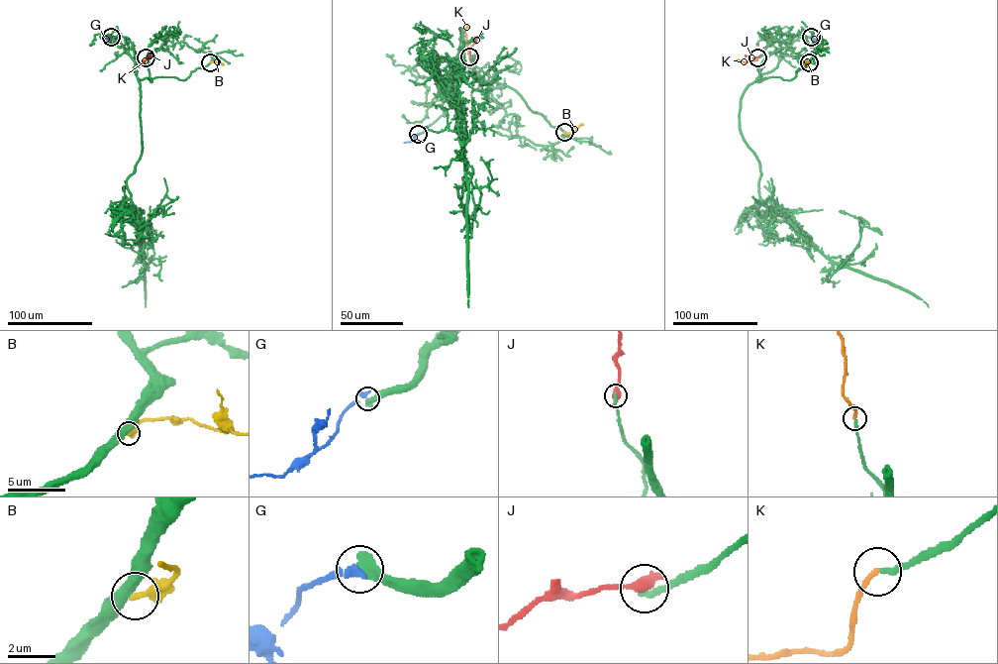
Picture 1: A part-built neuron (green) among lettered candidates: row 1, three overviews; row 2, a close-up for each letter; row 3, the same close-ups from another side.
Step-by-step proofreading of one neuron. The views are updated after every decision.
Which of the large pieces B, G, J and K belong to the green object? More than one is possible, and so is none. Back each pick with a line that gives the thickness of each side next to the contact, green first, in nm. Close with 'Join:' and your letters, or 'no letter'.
Join: no letter

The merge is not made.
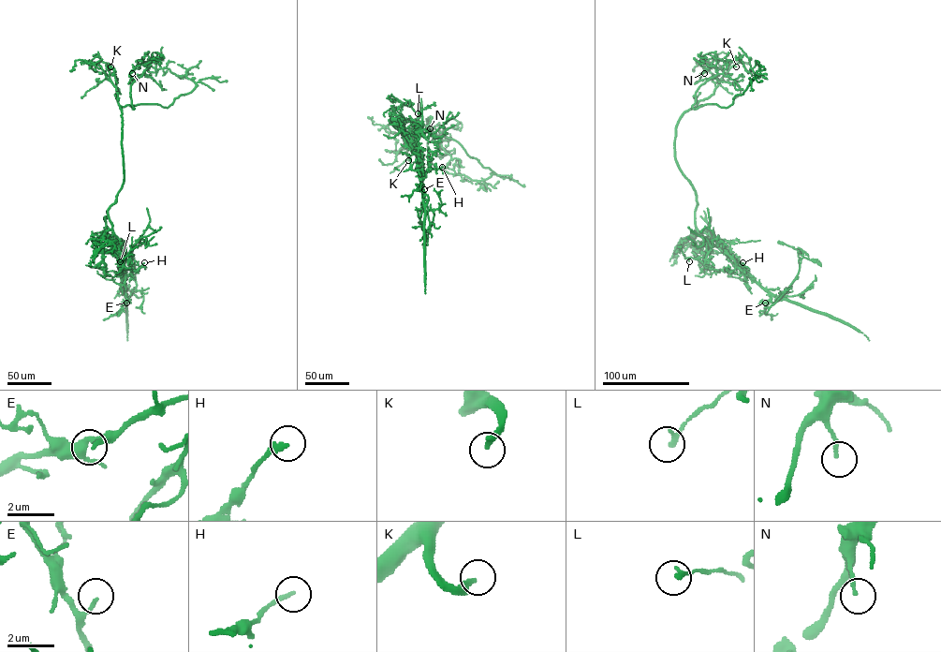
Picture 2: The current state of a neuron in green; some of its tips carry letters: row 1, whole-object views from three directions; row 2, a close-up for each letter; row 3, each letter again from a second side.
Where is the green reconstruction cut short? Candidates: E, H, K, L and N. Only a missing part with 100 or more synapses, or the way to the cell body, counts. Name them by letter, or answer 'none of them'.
K

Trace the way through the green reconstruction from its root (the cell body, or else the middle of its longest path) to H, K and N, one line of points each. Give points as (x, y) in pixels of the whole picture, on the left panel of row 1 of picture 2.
H: (124, 181), (116, 200), (108, 211), (112, 231), (120, 240), (120, 277), (124, 280), (144, 262)
K: (124, 181), (122, 111), (115, 95), (116, 87), (110, 78), (110, 66)
N: (124, 181), (120, 107), (129, 105), (134, 108), (130, 86), (149, 66), (140, 64), (132, 73)

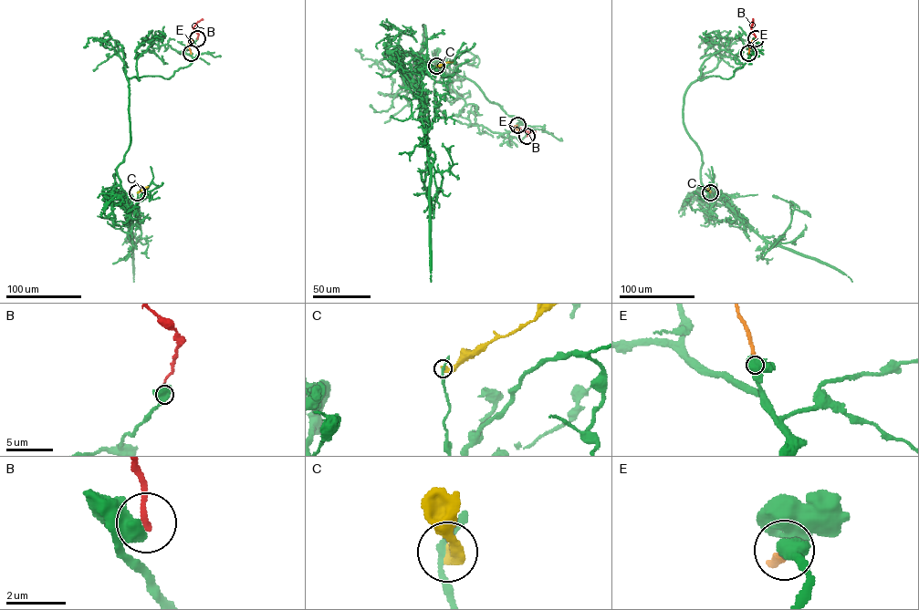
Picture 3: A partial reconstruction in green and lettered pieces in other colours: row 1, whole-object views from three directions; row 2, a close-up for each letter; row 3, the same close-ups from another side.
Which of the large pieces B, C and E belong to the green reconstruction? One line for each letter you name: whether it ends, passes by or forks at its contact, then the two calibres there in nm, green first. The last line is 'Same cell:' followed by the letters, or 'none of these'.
E: it ends there; 400 nm thick on the green side, 280 nm on the other
Same cell: E

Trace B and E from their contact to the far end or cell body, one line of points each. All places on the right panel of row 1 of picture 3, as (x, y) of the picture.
B: (756, 38), (751, 27), (753, 19)
E: (748, 53), (751, 41), (757, 40)

